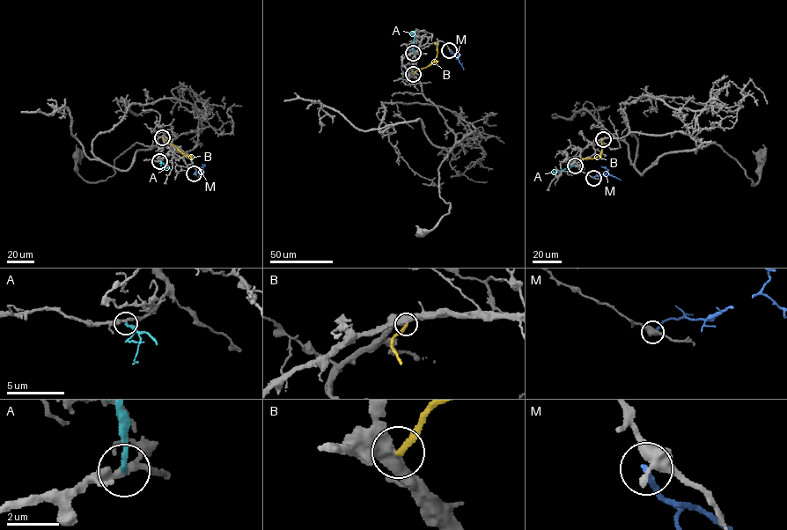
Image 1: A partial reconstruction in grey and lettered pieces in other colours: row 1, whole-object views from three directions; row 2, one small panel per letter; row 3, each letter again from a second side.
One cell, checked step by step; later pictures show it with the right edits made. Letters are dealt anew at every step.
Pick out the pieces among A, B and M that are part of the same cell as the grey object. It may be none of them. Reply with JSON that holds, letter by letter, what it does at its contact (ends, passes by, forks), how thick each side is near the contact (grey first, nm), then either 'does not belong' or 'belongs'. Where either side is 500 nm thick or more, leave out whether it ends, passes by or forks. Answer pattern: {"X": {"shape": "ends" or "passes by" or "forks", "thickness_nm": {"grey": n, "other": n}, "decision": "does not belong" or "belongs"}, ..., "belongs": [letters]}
{"A": {"shape": "ends", "thickness_nm": {"grey": 280, "other": 180}, "decision": "does not belong"}, "B": {"shape": "ends", "thickness_nm": {"grey": 480, "other": 240}, "decision": "does not belong"}, "M": {"shape": "ends", "thickness_nm": {"grey": 400, "other": 200}, "decision": "does not belong"}, "belongs": []}

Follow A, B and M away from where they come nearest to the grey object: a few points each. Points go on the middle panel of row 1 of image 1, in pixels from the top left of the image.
A: (412, 53), (413, 33), (410, 35)
B: (413, 74), (433, 62), (437, 55), (437, 43)
M: (449, 50), (459, 55), (463, 69)

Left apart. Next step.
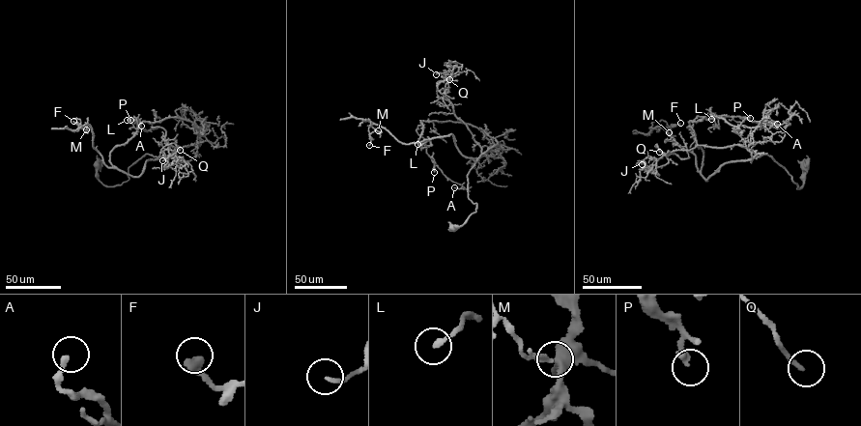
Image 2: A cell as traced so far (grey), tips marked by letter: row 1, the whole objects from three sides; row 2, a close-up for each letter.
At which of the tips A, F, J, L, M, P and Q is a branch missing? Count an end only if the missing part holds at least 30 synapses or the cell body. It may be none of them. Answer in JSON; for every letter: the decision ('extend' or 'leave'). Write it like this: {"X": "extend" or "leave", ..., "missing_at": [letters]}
{"A": "leave", "F": "leave", "J": "leave", "L": "leave", "M": "leave", "P": "leave", "Q": "leave", "missing_at": []}

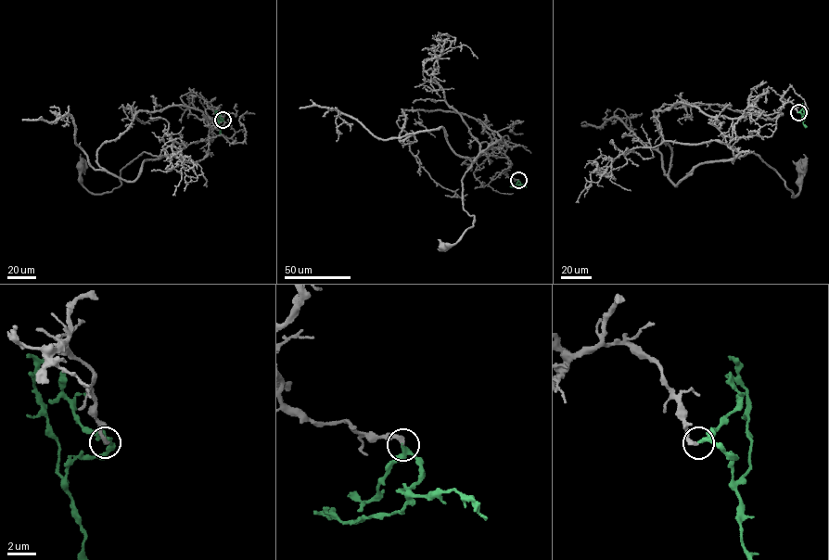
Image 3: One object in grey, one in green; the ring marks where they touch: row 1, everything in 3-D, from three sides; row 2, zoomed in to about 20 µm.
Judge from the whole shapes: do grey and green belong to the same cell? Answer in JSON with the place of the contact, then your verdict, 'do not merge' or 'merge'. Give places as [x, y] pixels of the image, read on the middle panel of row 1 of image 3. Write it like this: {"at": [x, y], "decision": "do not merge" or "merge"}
{"at": [518, 180], "decision": "merge"}

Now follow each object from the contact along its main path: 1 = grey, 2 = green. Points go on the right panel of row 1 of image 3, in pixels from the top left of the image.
1: (798, 112), (786, 102), (769, 115), (717, 116), (713, 124), (732, 161), (758, 154), (792, 197), (800, 167)
2: (798, 112), (804, 115), (801, 103)

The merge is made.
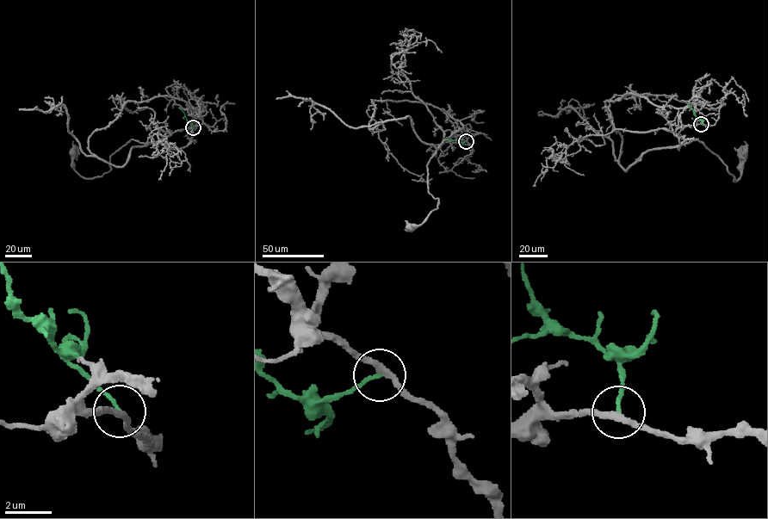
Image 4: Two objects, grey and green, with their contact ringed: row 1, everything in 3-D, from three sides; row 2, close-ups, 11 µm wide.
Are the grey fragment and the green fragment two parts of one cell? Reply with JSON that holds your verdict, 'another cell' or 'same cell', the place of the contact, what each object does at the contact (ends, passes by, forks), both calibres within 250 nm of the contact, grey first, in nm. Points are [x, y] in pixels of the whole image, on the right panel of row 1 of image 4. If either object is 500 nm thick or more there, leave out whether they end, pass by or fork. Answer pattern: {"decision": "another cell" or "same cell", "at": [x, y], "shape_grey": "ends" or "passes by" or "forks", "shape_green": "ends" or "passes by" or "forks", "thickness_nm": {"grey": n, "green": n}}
{"decision": "same cell", "at": [701, 124], "shape_grey": "passes by", "shape_green": "ends", "thickness_nm": {"grey": 260, "green": 140}}

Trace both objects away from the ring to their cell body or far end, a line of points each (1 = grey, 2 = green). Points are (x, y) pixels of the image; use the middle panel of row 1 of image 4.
1: (466, 141), (449, 130), (444, 132), (427, 168), (428, 189), (439, 200), (437, 208), (418, 226), (408, 227)
2: (466, 141), (442, 139)

